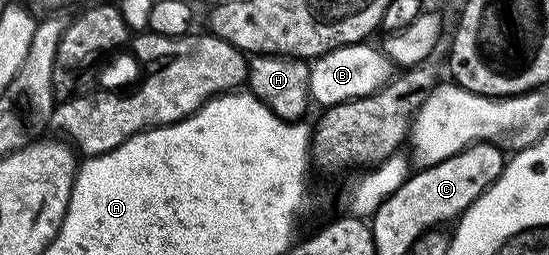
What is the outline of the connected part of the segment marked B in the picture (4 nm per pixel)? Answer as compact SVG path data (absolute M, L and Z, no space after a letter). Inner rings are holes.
M361 42L359 44L351 44L350 46L344 46L344 47L338 47L336 50L328 51L326 54L316 57L313 62L309 65L309 68L311 70L310 72L310 98L316 103L316 101L320 104L319 107L325 108L325 107L332 107L334 105L338 105L342 103L343 101L353 100L354 98L358 97L366 97L370 94L377 92L378 89L384 88L385 85L389 83L389 81L394 77L396 74L396 65L393 63L391 59L385 53L383 52L383 49L380 49L379 47L372 47L370 46L371 43L368 42Z

